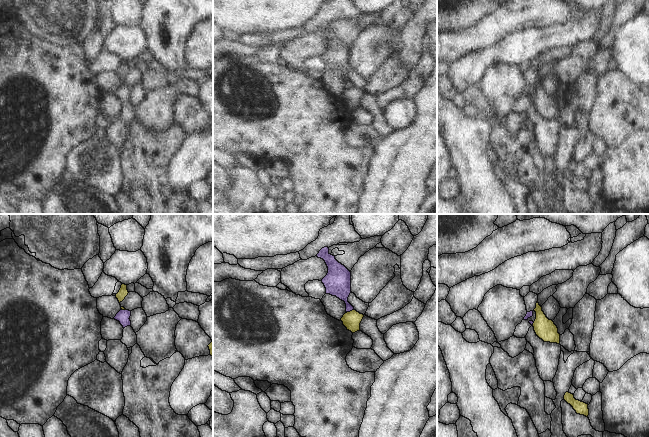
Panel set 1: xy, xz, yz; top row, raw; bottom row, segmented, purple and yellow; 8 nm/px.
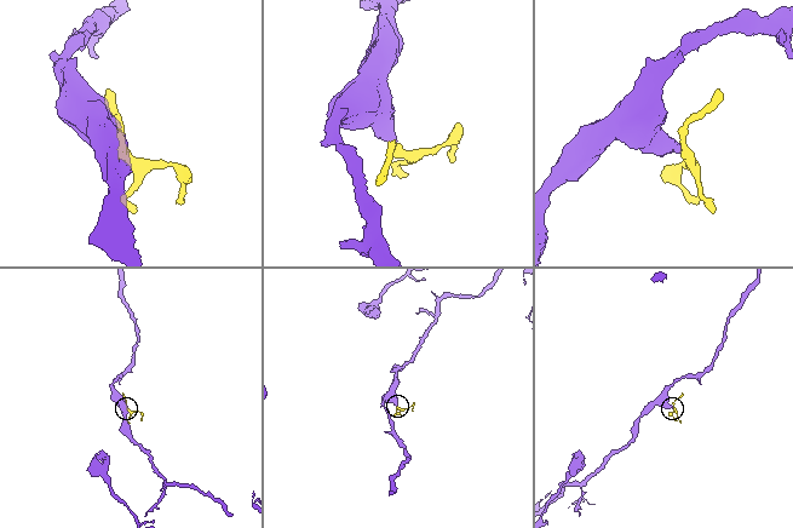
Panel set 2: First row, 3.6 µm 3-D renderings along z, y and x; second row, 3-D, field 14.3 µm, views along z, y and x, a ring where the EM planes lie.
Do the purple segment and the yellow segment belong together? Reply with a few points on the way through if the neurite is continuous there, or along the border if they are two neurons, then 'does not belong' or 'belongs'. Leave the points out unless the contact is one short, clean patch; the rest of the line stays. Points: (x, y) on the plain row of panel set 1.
border along xz (353, 85), (347, 88); does not belong

